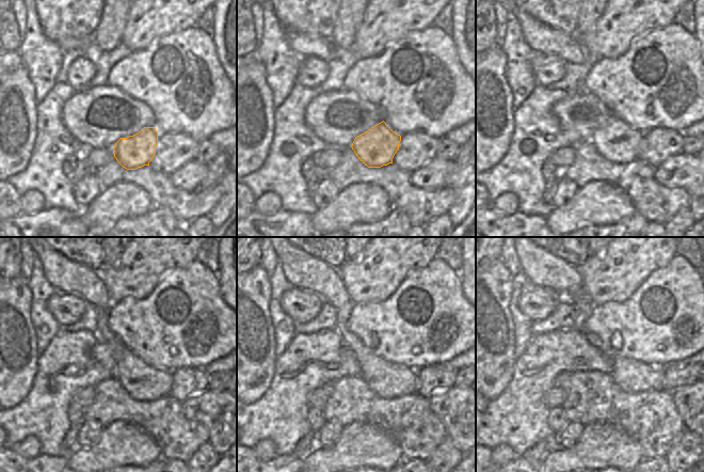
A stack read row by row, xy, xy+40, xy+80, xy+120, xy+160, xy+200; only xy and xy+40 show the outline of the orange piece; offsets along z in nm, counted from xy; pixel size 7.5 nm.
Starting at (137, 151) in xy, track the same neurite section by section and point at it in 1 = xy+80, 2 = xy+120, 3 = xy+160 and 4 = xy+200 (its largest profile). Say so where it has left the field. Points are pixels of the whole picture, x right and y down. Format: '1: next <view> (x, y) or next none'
1: next xy+80 (617, 142)
2: next xy+120 (143, 382)
3: next xy+160 (386, 380)
4: next xy+200 (630, 376)

